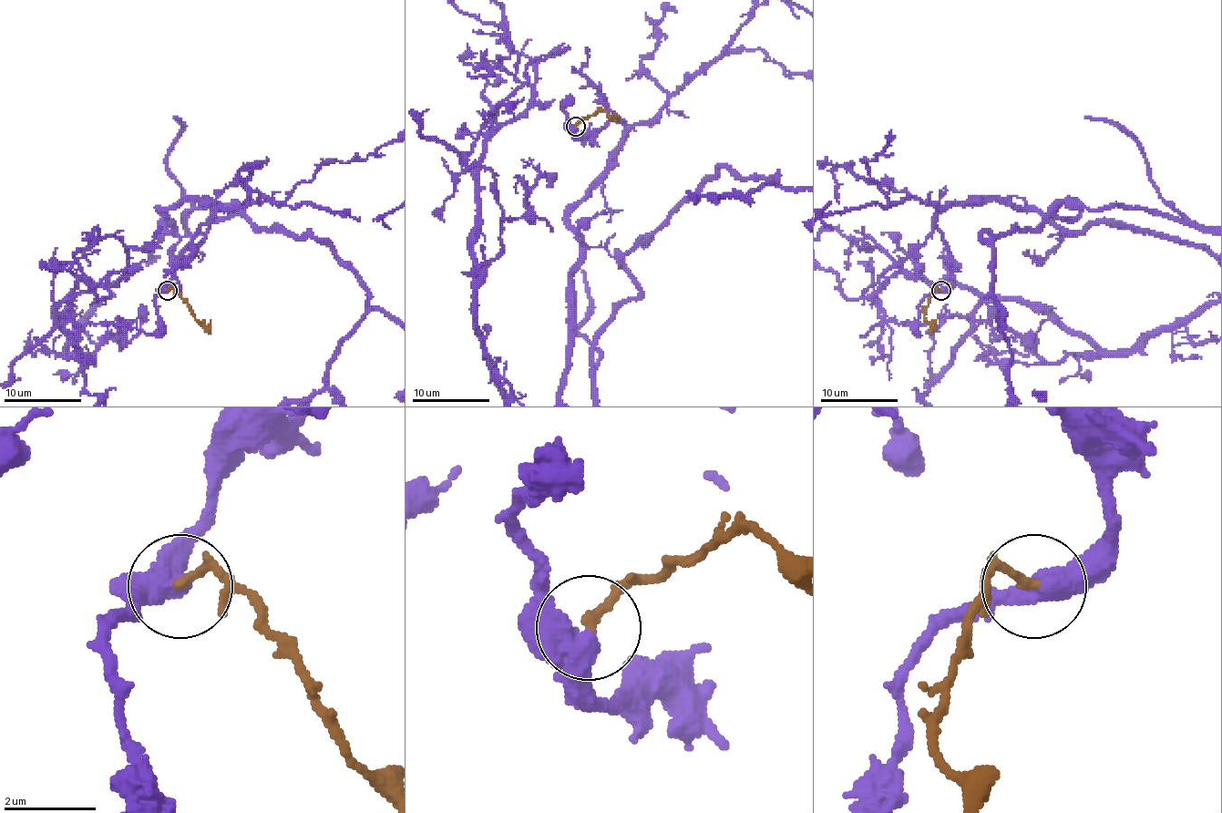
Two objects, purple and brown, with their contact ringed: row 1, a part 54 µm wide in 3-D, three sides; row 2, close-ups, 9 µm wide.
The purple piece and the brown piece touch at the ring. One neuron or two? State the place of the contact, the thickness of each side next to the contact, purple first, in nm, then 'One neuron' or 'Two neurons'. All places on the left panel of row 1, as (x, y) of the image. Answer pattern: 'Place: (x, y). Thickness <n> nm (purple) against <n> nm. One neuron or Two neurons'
Place: (167, 290). Thickness 460 nm (purple) against 200 nm. One neuron

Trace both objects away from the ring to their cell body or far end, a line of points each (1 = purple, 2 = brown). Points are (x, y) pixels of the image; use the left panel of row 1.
1: (168, 291), (218, 207), (195, 200), (152, 254), (228, 205), (321, 238), (367, 313)
2: (168, 291), (175, 289), (190, 313), (206, 325), (210, 320)

